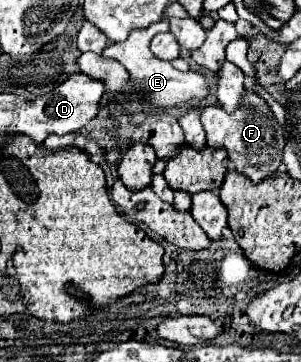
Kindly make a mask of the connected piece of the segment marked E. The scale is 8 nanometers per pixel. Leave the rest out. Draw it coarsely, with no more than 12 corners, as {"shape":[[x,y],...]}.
{"shape":[[167,20],[133,30],[127,40],[105,46],[105,58],[121,62],[135,92],[167,108],[205,98],[209,82],[179,72],[149,50]]}

